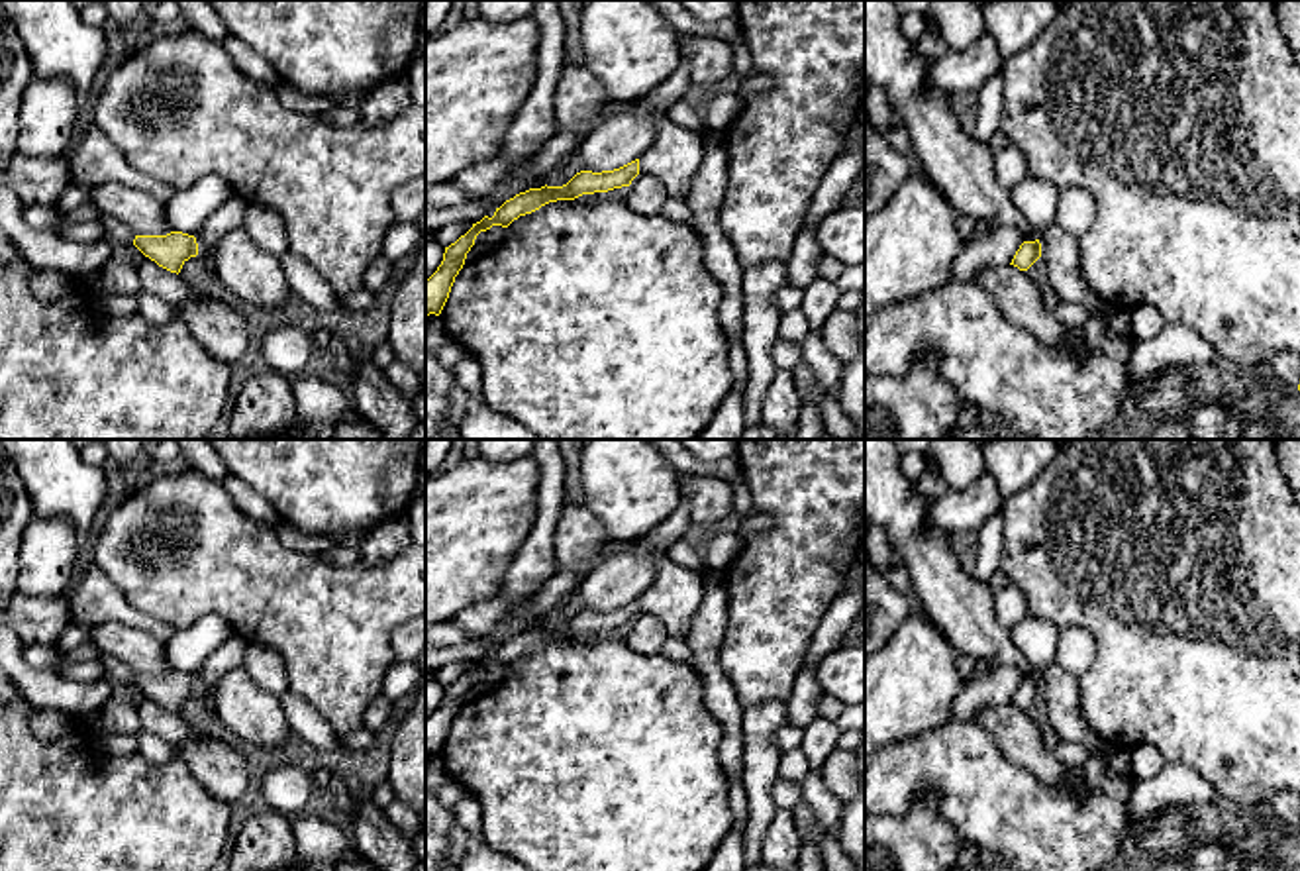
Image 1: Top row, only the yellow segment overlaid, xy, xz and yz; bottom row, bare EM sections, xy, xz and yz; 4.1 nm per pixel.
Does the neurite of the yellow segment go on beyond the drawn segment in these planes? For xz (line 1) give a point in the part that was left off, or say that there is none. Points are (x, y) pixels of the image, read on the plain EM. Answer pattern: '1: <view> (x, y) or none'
1: none

